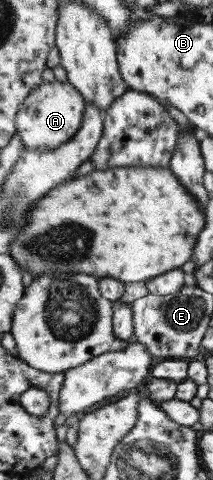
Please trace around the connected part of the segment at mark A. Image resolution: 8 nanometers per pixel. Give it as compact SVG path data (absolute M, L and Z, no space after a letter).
M43 82L37 86L19 108L17 127L27 150L57 150L71 142L82 129L86 114L86 99L71 82Z

